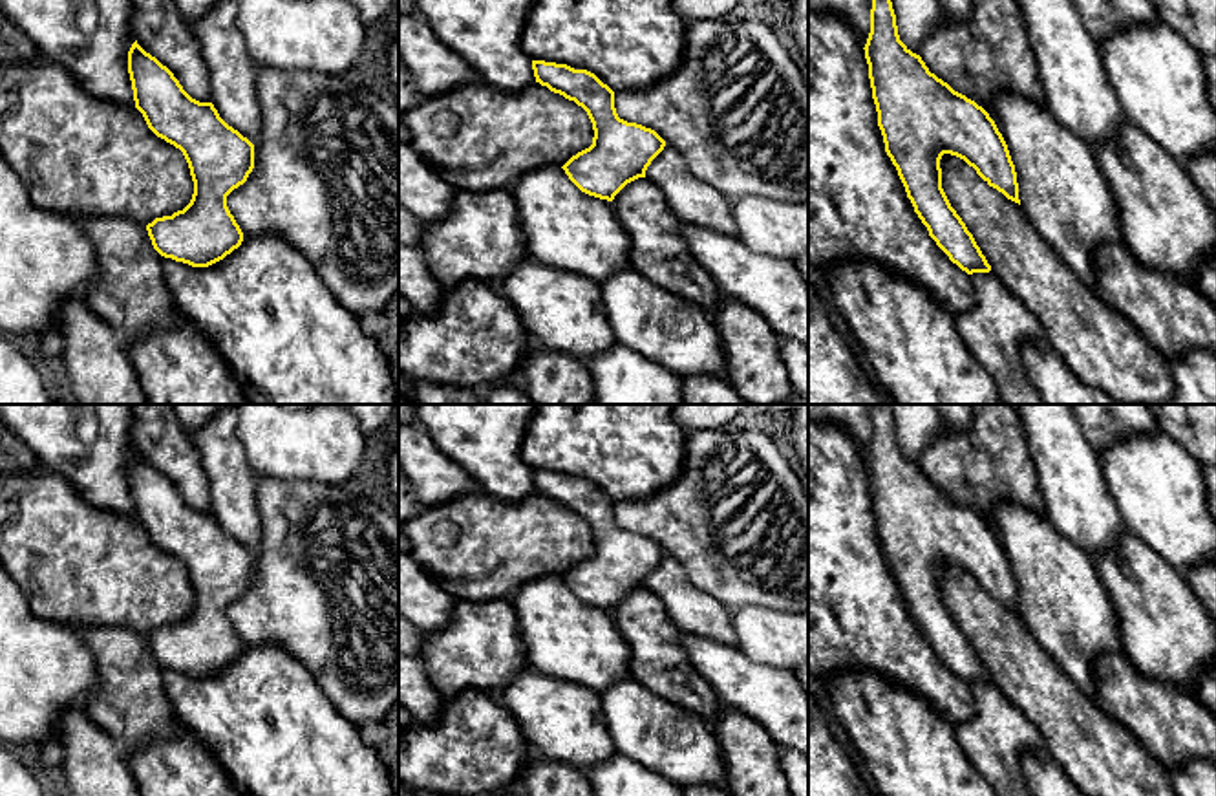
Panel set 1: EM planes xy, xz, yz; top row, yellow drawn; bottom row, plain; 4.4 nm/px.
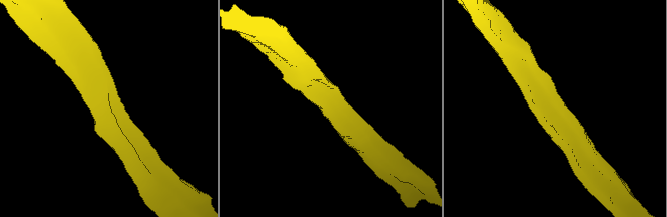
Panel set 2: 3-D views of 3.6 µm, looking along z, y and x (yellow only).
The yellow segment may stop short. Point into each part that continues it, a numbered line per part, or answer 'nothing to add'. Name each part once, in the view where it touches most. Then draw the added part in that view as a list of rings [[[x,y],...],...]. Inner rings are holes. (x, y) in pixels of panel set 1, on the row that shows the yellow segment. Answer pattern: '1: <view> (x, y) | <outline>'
nothing to add

